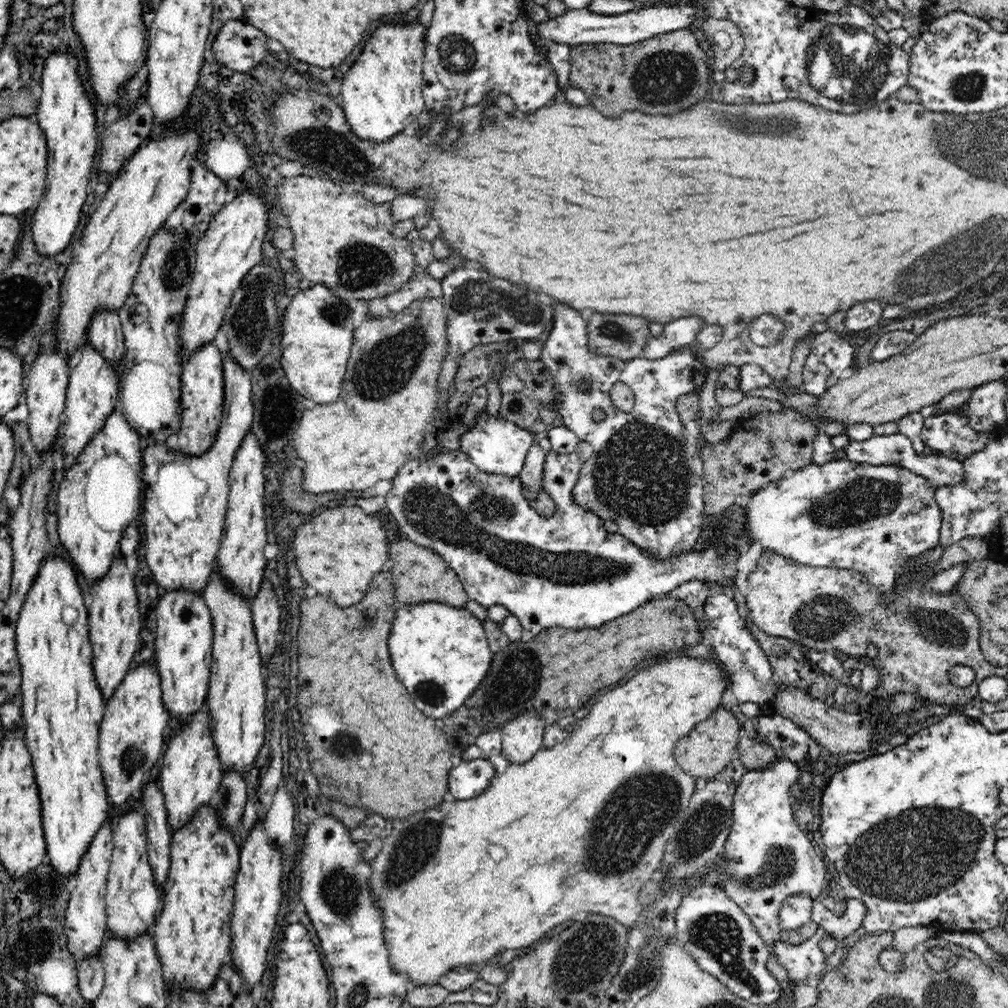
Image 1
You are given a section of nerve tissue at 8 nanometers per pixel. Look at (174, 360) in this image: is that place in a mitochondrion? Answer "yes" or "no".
no

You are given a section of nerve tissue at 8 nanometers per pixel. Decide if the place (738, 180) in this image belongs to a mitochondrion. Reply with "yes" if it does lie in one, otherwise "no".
no

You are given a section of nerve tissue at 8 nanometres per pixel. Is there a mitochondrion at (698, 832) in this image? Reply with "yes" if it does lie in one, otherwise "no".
yes

